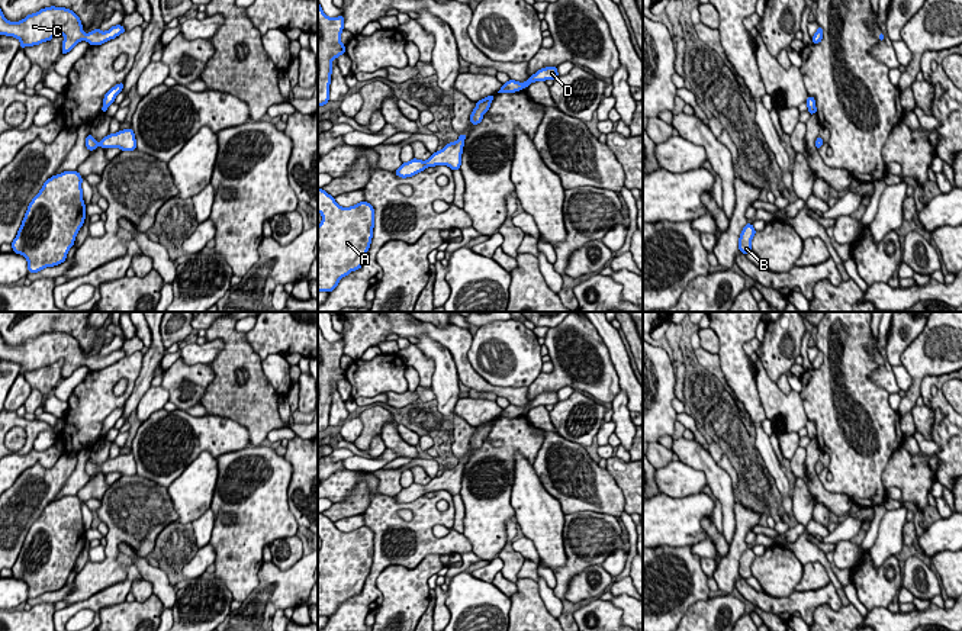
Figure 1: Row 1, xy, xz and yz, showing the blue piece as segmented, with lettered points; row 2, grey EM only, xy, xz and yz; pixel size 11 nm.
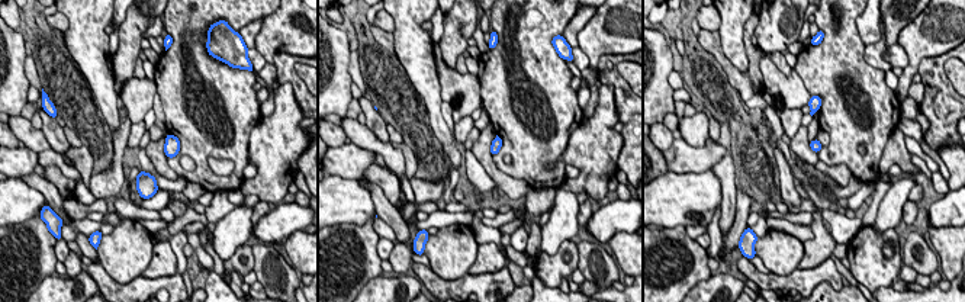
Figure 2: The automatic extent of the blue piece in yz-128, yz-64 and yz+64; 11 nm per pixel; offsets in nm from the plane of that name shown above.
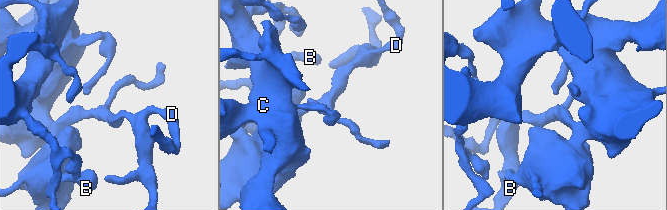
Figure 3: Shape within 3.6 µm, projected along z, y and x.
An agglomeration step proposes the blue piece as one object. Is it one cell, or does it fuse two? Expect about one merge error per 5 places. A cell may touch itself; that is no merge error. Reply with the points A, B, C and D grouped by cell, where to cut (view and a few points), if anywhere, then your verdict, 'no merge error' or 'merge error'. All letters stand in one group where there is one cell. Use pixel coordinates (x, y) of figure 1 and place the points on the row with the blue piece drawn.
A B C D; no cut; no merge error

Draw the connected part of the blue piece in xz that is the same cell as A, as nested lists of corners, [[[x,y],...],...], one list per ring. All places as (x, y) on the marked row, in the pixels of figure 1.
[[[318,189],[318,212],[322,216],[318,225],[318,292],[329,293],[342,277],[361,268],[373,238],[374,209],[367,202],[342,207],[335,197]]]

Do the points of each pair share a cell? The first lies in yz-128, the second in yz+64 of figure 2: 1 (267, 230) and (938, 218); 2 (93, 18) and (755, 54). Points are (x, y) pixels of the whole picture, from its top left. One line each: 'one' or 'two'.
1: one
2: two

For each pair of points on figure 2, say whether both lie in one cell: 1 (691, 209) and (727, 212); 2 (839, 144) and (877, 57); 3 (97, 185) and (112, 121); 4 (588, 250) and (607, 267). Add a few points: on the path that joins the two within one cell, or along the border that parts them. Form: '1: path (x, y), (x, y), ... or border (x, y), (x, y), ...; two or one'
1: border (713, 172), (720, 183), (721, 205); two
2: border (865, 45), (865, 60), (884, 71); two
3: border (121, 121), (111, 131); two
4: path (592, 254), (602, 264); one

